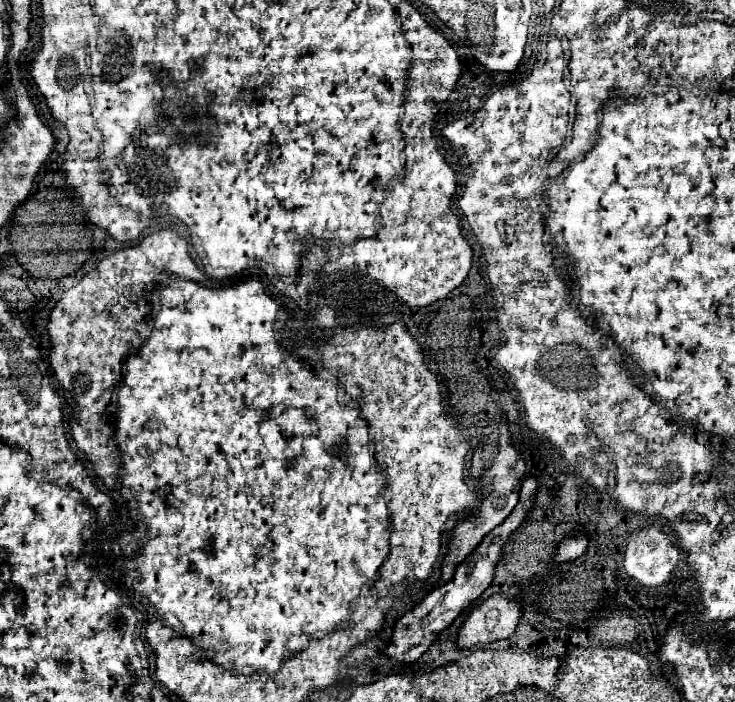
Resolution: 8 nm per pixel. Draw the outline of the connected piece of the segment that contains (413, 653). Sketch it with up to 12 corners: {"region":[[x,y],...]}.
{"region":[[526,478],[514,512],[404,614],[386,656],[414,662],[492,582],[508,536],[532,508]]}

